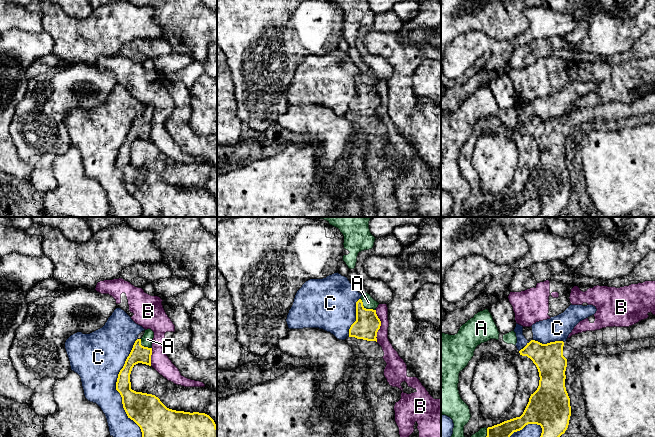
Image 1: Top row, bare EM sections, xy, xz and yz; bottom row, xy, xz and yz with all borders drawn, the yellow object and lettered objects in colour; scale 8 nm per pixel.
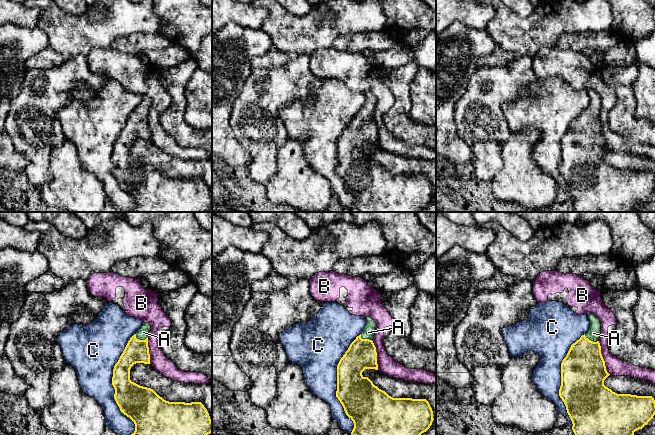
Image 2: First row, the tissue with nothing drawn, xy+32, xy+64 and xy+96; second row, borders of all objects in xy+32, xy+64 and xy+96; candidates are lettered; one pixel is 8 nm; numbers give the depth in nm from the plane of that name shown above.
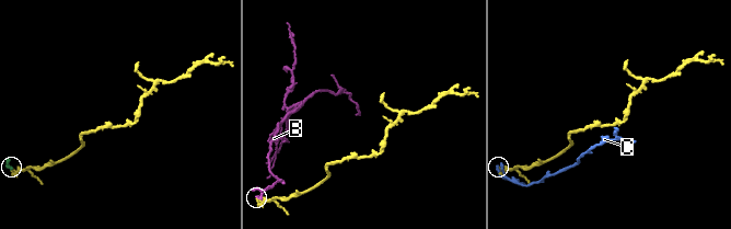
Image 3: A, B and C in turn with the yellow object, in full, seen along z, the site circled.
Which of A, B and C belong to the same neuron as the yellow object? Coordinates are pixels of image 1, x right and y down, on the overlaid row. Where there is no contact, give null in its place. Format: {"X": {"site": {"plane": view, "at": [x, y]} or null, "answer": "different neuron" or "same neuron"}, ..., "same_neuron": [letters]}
{"A": {"site": {"plane": "xz", "at": [365, 308]}, "answer": "same neuron"}, "B": {"site": {"plane": "xz", "at": [380, 325]}, "answer": "different neuron"}, "C": {"site": {"plane": "xy", "at": [116, 387]}, "answer": "different neuron"}, "same_neuron": ["A"]}

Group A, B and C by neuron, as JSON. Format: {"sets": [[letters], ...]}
{"sets": [["A"], ["B"], ["C"]]}

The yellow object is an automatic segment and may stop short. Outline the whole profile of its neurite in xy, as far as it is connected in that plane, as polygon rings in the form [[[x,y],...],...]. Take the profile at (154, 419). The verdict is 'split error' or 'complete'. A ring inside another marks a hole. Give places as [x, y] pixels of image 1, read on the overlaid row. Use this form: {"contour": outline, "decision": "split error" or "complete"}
{"contour": [[[151,329],[145,330],[143,337],[135,341],[123,368],[118,374],[116,390],[122,397],[123,408],[128,418],[140,427],[142,437],[217,437],[216,424],[209,415],[169,409],[155,395],[136,392],[131,389],[130,374],[132,368],[138,363],[151,366],[153,338],[154,332]]], "decision": "split error"}

